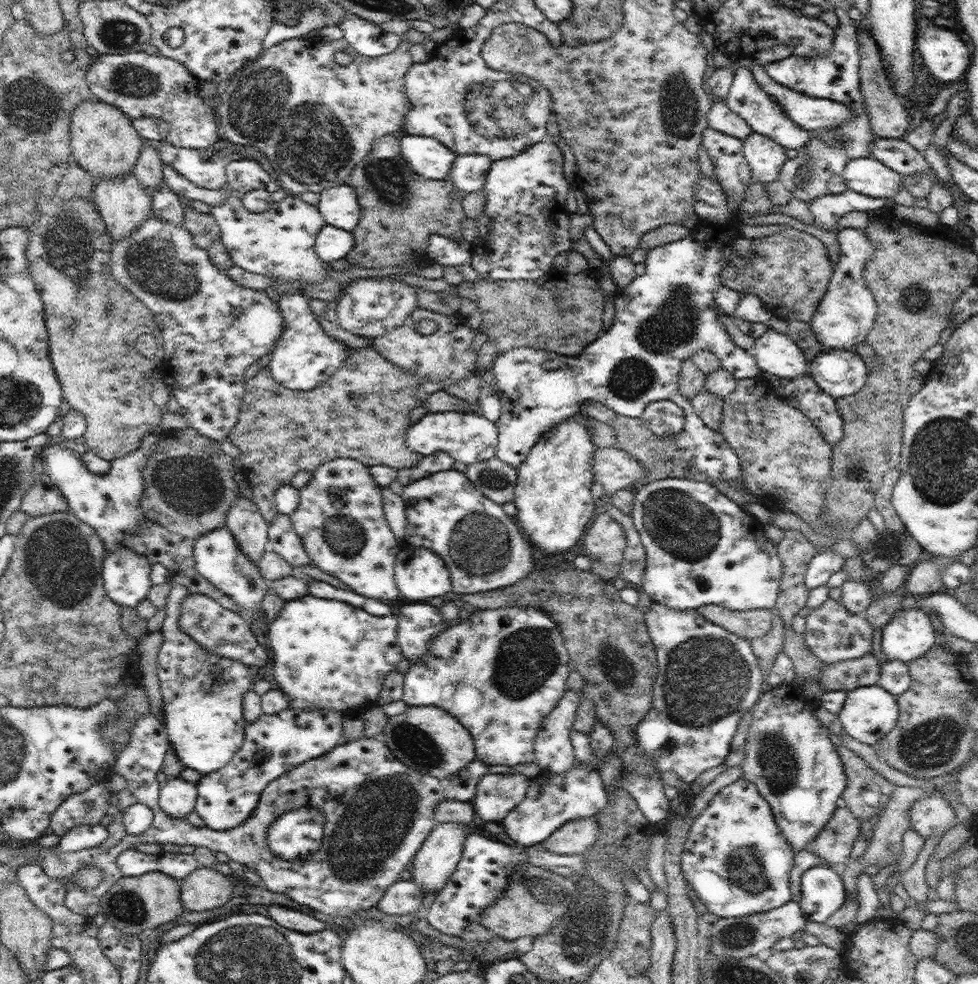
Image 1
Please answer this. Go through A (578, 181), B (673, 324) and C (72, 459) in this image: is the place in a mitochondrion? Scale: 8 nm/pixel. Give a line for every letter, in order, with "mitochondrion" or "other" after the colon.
A: other
B: mitochondrion
C: other

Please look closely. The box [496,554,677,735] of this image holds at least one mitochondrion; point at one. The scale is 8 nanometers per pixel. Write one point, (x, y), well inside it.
(615, 667)

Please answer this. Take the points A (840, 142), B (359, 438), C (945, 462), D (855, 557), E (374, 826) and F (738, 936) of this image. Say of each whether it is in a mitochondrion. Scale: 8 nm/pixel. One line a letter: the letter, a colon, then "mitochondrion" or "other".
A: mitochondrion
B: other
C: mitochondrion
D: other
E: mitochondrion
F: mitochondrion

